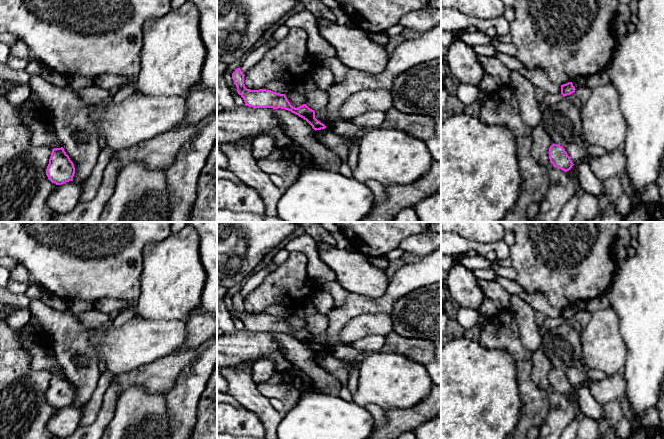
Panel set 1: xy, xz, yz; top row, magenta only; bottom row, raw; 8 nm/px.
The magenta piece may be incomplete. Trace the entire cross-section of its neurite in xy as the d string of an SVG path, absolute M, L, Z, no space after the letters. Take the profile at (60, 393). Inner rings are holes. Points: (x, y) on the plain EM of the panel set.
M64 372L52 373L49 388L46 393L48 403L56 409L62 409L72 405L75 398L75 391Z

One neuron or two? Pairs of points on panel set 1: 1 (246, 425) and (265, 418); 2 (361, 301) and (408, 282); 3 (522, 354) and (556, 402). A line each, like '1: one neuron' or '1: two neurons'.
1: two neurons
2: one neuron
3: two neurons

